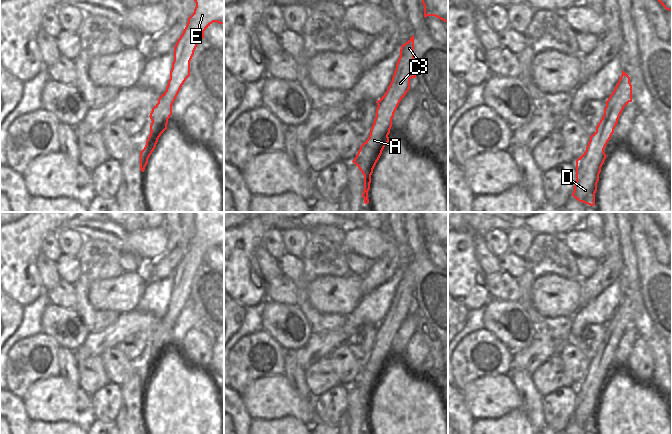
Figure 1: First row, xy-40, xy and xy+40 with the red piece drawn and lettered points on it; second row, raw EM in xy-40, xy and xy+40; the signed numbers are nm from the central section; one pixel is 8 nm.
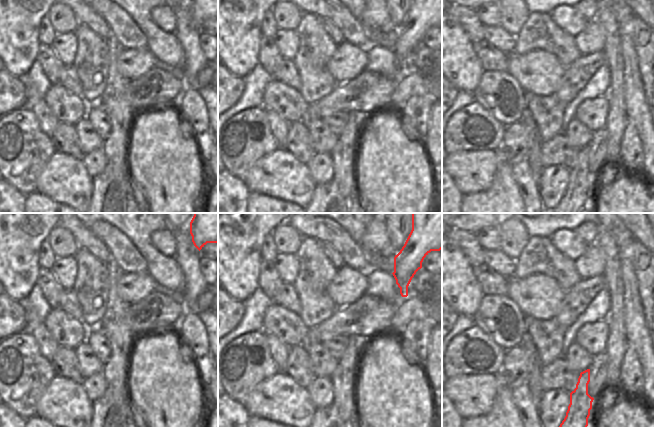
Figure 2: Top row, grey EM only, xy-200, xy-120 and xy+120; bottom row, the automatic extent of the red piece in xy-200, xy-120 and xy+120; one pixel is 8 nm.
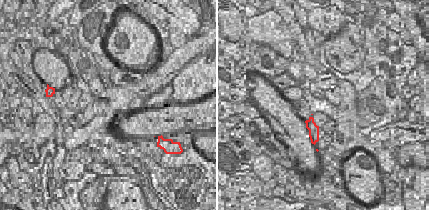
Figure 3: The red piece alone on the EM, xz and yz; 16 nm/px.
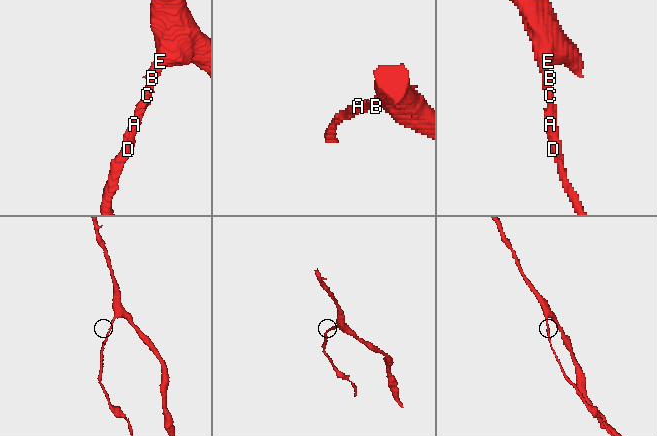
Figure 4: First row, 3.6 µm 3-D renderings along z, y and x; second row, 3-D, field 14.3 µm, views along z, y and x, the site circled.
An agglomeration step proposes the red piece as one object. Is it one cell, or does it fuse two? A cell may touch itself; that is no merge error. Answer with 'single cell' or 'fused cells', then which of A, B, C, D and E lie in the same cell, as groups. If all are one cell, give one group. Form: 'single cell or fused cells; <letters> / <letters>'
single cell; A B C D E

